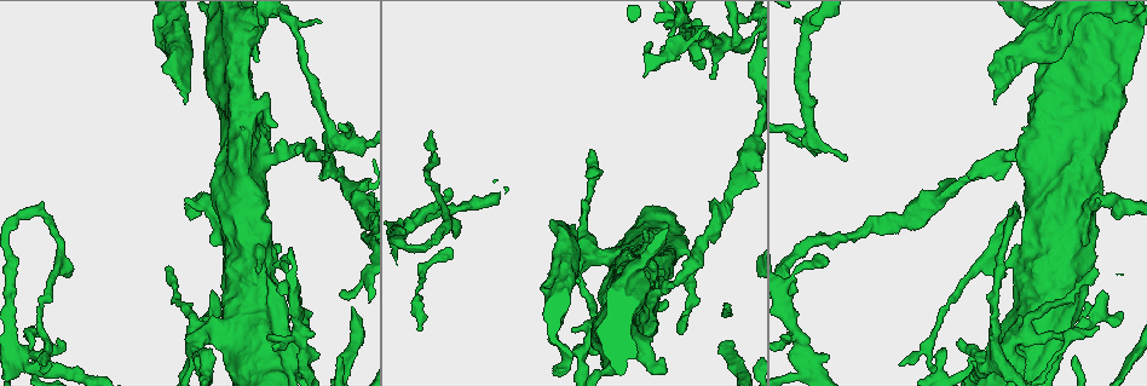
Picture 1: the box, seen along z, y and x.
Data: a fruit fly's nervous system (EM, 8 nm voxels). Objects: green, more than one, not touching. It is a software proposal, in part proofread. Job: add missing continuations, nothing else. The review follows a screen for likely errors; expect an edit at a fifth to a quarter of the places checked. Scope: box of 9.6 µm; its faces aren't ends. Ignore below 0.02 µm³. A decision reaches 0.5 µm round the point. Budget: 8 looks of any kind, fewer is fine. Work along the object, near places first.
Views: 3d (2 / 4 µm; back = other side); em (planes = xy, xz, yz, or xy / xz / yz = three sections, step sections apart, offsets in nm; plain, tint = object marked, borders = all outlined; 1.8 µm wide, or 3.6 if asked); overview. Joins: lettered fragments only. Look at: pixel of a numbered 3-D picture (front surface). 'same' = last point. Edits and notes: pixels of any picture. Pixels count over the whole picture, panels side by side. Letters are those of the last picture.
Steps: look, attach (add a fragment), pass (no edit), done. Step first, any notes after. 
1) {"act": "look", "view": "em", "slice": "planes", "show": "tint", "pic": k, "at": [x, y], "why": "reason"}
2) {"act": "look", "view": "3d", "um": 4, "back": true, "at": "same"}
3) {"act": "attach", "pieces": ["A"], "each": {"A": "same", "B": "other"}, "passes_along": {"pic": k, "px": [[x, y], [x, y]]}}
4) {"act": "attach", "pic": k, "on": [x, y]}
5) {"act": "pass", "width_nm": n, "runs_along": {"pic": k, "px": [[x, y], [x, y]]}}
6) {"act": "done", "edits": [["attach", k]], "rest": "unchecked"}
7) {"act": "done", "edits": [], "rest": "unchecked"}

{"act": "look", "view": "em", "um": 3.6, "slice": "xy", "step": 16, "show": "tint", "pic": 1, "at": [1011, 253], "why": "thick end"}

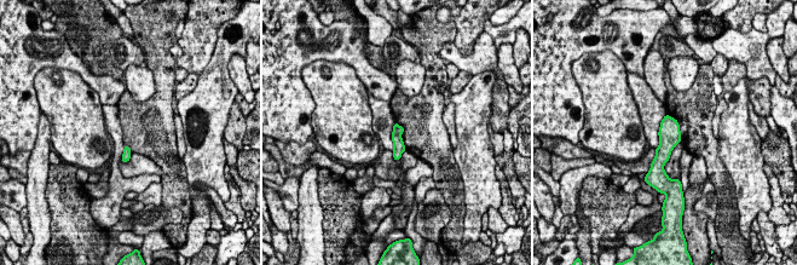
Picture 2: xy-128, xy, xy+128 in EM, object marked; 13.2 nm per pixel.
{"act": "look", "view": "em", "um": 3.6, "slice": "planes", "show": "borders", "at": "same"}

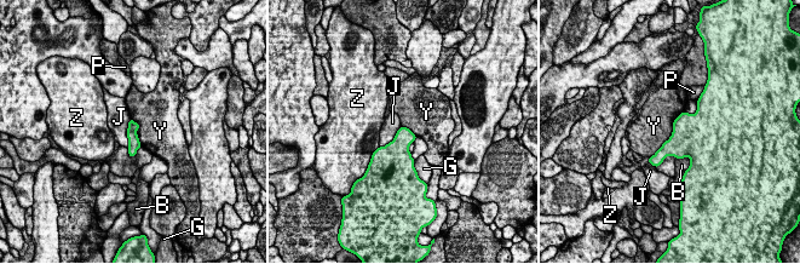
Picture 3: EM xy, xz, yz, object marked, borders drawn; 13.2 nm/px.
{"act": "pass", "each": {"B": "other", "G": "other", "J": "other", "P": "other", "Y": "other", "Z": "other"}, "border": {"pic": 3, "px": [[684, 110], [649, 158]]}, "found": "none of them fits"}

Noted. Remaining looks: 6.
{"act": "look", "view": "em", "slice": "planes", "show": "borders", "pic": 1, "at": [41, 364], "why": "free end"}

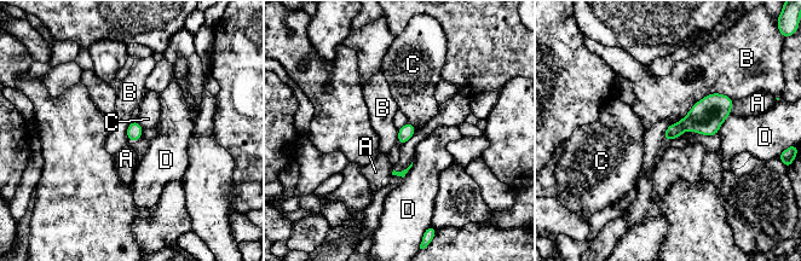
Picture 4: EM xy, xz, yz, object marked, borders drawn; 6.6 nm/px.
{"act": "pass", "each": {"A": "other", "B": "other", "C": "other", "D": "other"}, "found": "no lettered fragment goes on from it"}

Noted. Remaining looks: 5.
{"act": "look", "view": "em", "um": 3.6, "slice": "planes", "show": "borders", "pic": 1, "at": [1099, 327], "why": "branch stops here"}

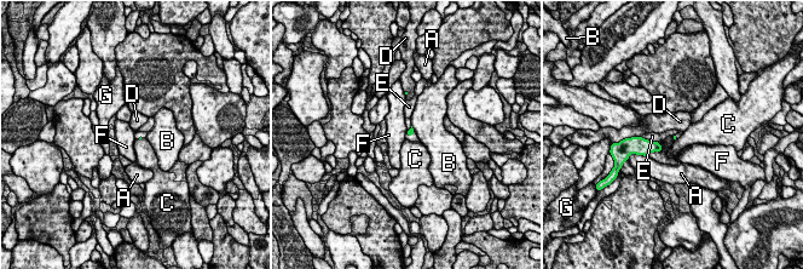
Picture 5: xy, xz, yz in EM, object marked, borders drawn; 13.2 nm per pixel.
{"act": "pass", "each": {"A": "other", "B": "other", "C": "other", "D": "other", "E": "other", "F": "other", "G": "other"}, "border": {"pic": 5, "px": [[657, 142], [660, 144], [662, 150]]}, "found": "none of them fits"}

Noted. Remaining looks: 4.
{"act": "done", "edits": [], "rest": "unchecked"}

